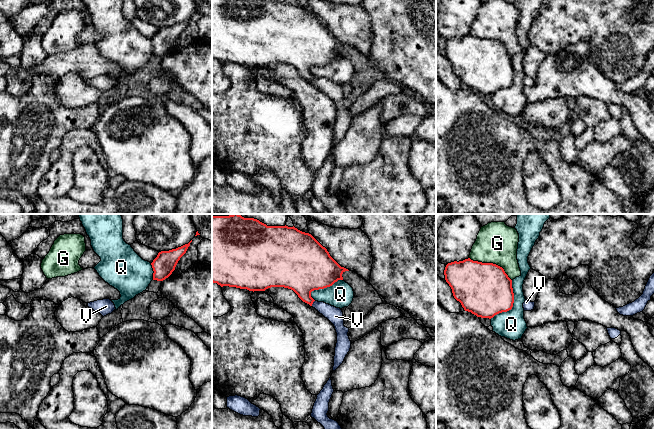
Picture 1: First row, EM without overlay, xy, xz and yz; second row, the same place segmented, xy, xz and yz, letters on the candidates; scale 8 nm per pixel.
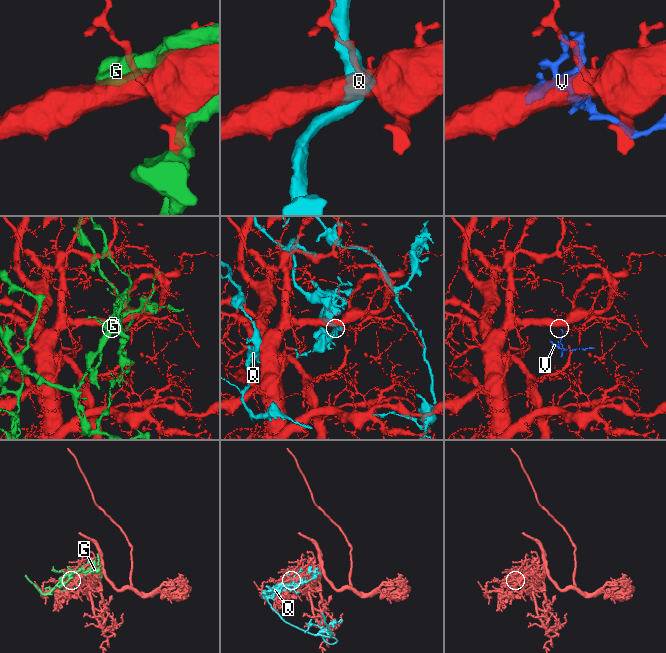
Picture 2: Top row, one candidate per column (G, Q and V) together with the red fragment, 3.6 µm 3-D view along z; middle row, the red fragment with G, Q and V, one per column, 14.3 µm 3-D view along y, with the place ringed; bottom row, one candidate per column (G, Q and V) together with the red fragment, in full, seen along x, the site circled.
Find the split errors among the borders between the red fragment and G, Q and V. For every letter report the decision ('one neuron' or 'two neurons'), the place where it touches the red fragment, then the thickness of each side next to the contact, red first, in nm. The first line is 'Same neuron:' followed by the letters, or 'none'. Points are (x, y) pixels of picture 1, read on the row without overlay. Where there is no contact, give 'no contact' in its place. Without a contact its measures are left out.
Same neuron: V
G: two neurons; meets red in yz at (492, 39); 440 nm thick on the red side, 320 nm on the other
Q: two neurons; meets red in yz at (512, 81); 420 nm thick on the red side, 220 nm on the other
V: one neuron; meets red in xz at (312, 79); 320 nm thick on the red side, 130 nm on the other

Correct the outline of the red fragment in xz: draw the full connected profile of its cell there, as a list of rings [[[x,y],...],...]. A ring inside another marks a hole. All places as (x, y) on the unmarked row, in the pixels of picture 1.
[[[212,0],[212,58],[221,63],[229,62],[249,67],[265,67],[271,63],[293,66],[305,79],[315,84],[335,103],[335,147],[350,127],[349,104],[344,102],[340,84],[311,73],[314,66],[332,62],[343,56],[342,50],[348,45],[341,43],[311,10],[288,2],[267,2],[266,0]]]

